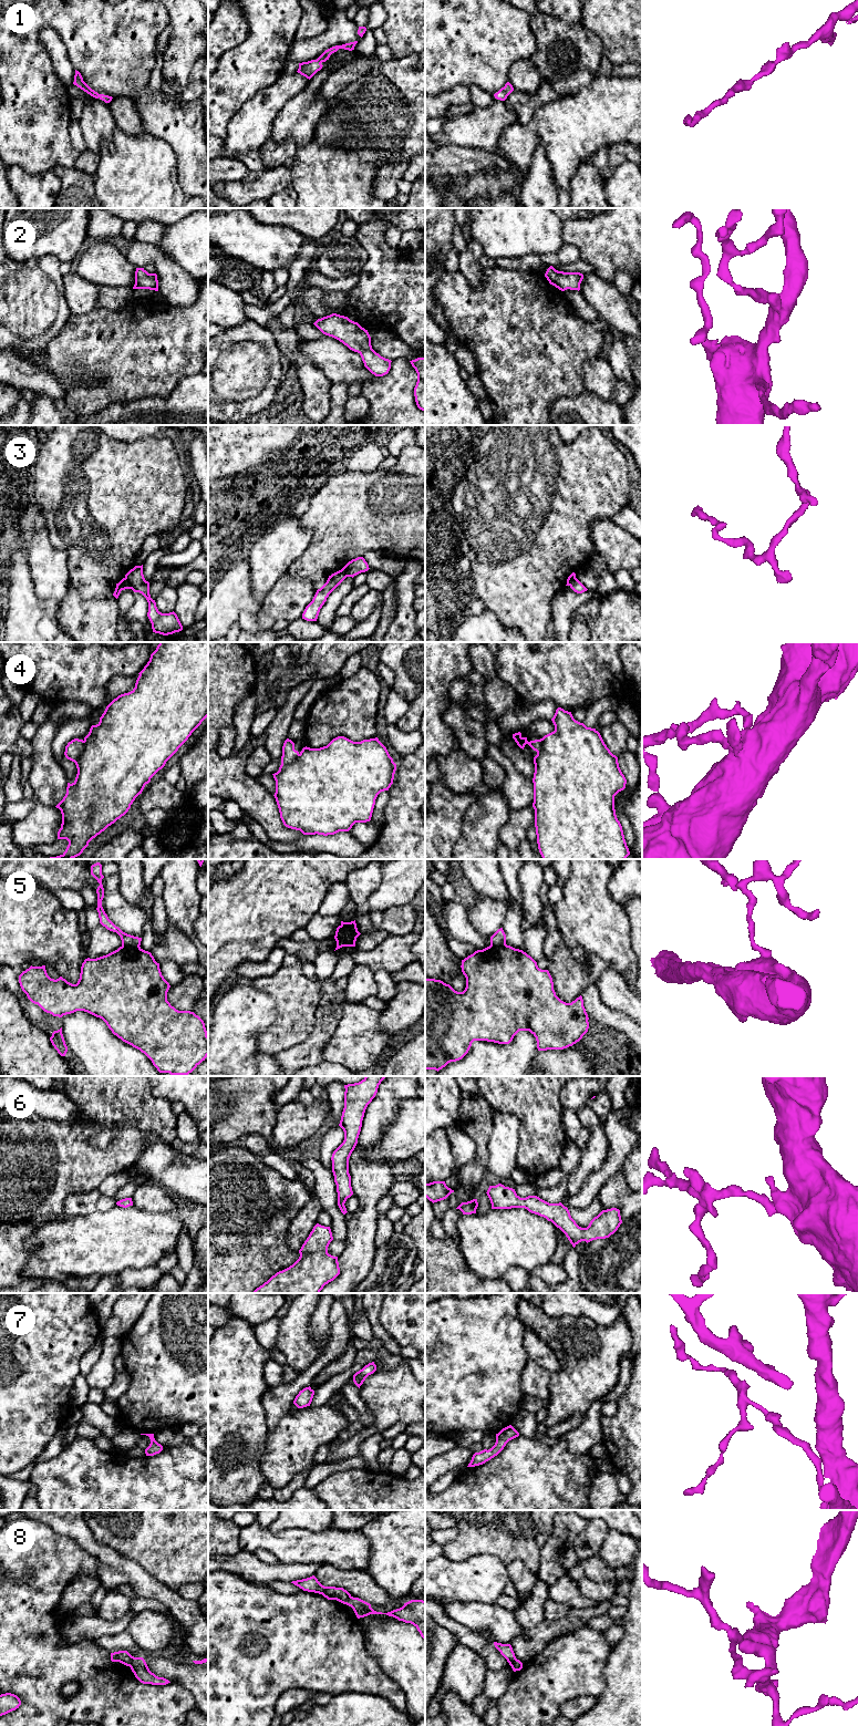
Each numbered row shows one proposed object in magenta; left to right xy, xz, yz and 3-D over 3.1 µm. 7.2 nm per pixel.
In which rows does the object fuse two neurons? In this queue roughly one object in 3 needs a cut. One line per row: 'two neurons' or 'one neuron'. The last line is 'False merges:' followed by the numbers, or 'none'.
1: one neuron
2: one neuron
3: two neurons
4: two neurons
5: two neurons
6: one neuron
7: one neuron
8: two neurons
False merges: 3, 4, 5, 8

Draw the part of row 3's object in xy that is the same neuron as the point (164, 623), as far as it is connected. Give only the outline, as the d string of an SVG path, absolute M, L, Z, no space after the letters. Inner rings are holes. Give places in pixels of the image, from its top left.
M143 565L131 569L125 575L125 580L134 592L139 592L146 598L148 602L147 617L152 623L153 632L168 635L183 630L183 626L174 611L169 613L158 611L155 600L149 595L149 582L144 578Z

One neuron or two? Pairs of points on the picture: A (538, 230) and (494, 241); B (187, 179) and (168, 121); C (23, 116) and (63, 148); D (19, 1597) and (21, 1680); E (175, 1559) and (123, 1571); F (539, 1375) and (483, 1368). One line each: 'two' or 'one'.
A: one
B: one
C: one
D: one
E: two
F: two

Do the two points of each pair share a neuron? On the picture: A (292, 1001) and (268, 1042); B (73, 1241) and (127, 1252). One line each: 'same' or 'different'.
A: same
B: same

